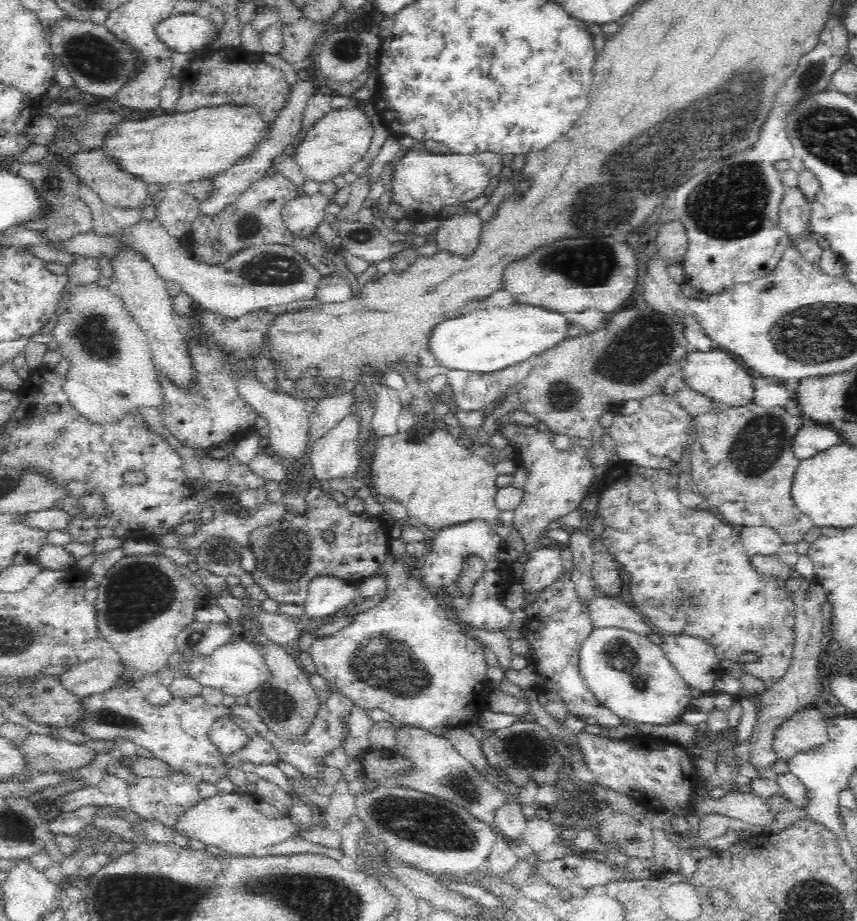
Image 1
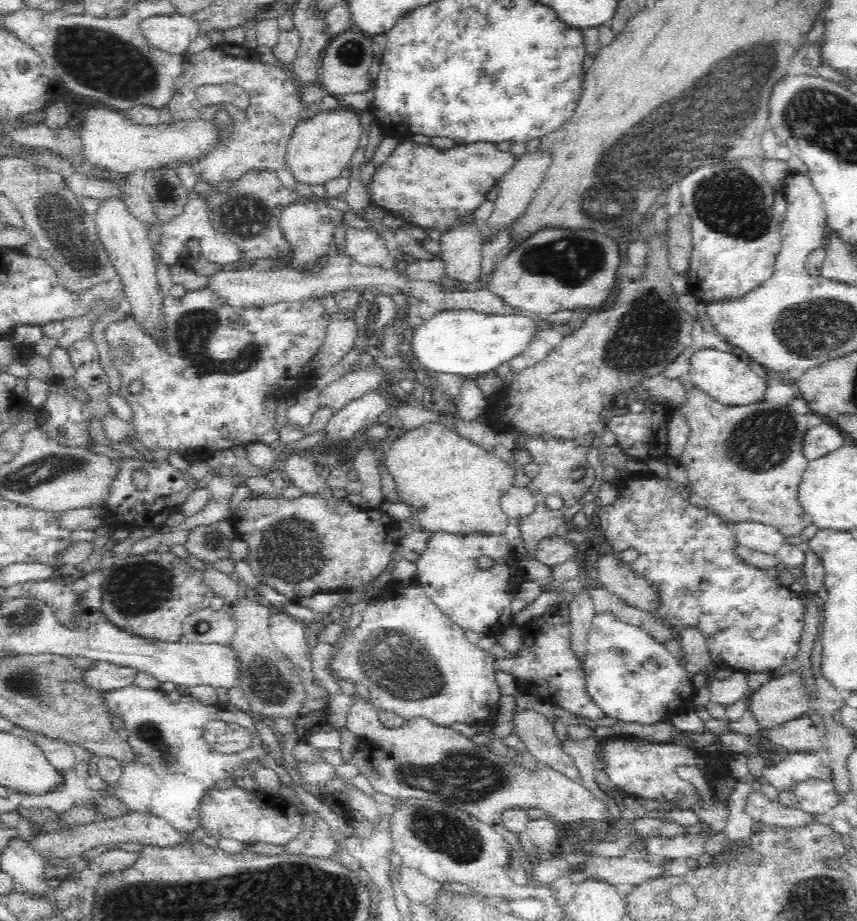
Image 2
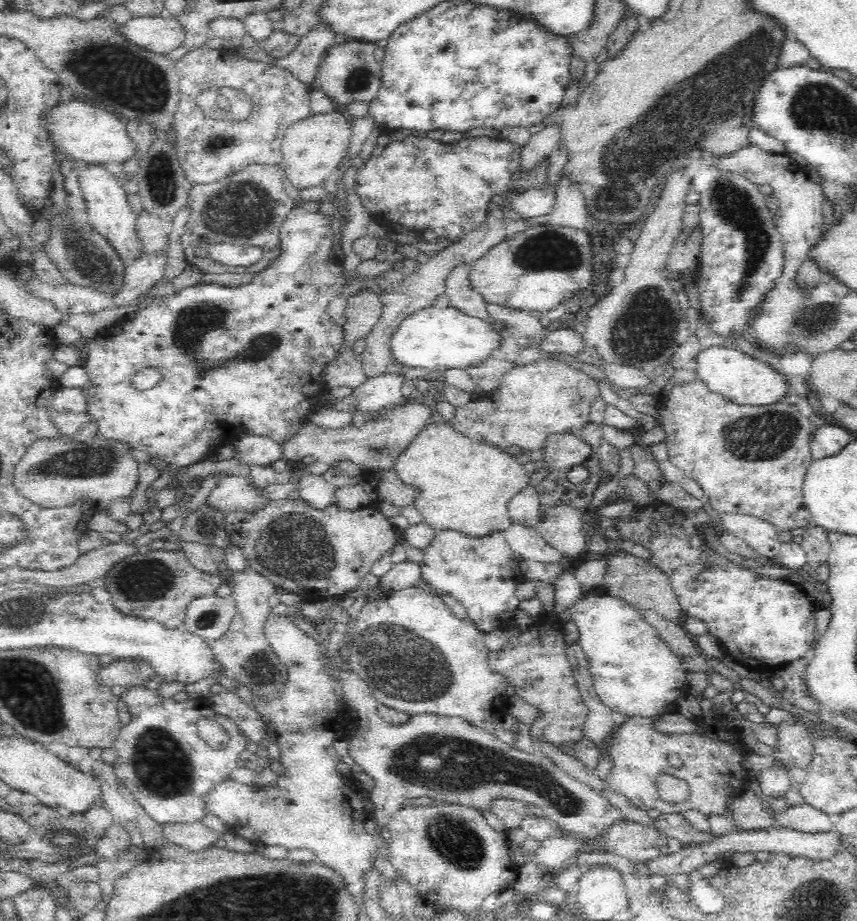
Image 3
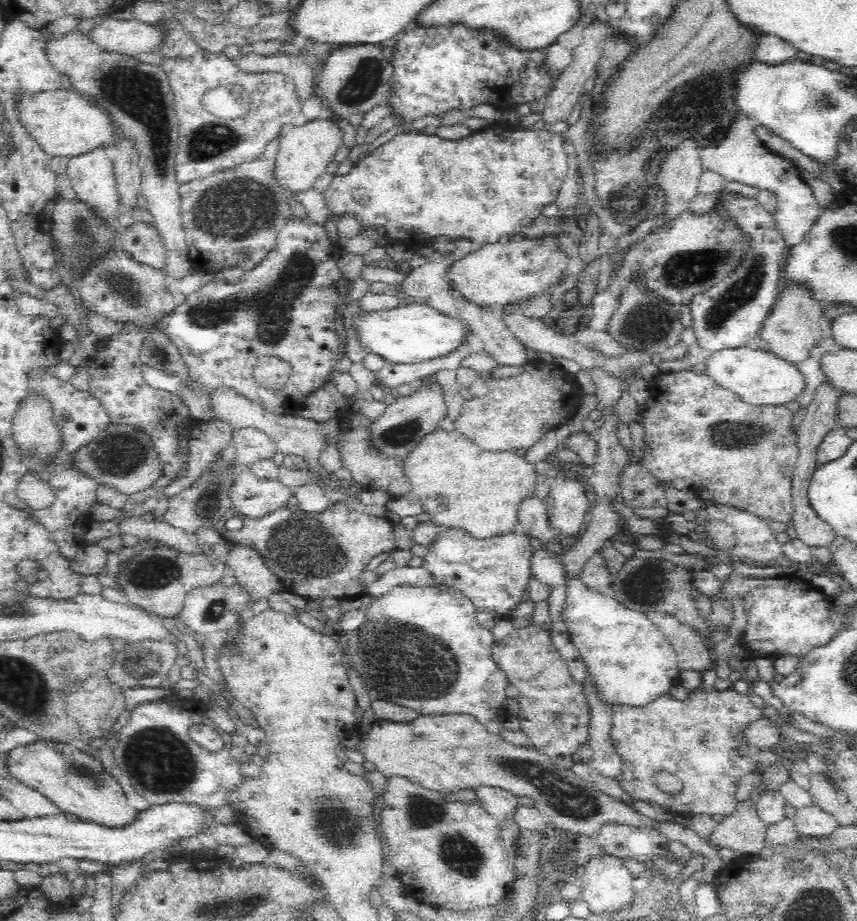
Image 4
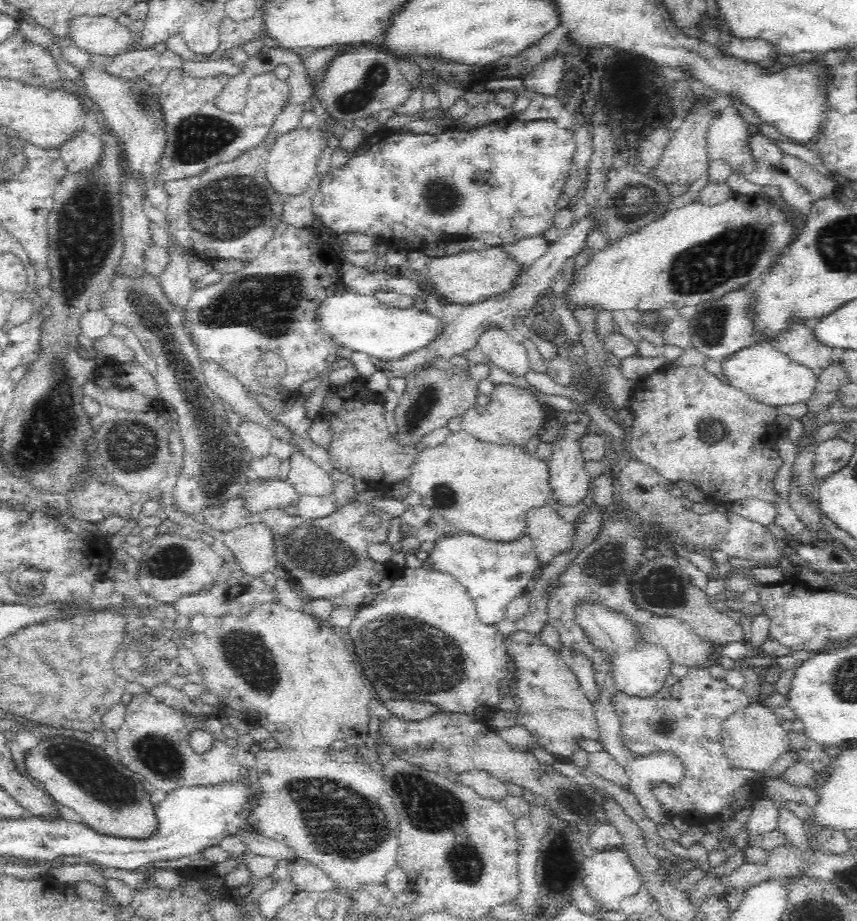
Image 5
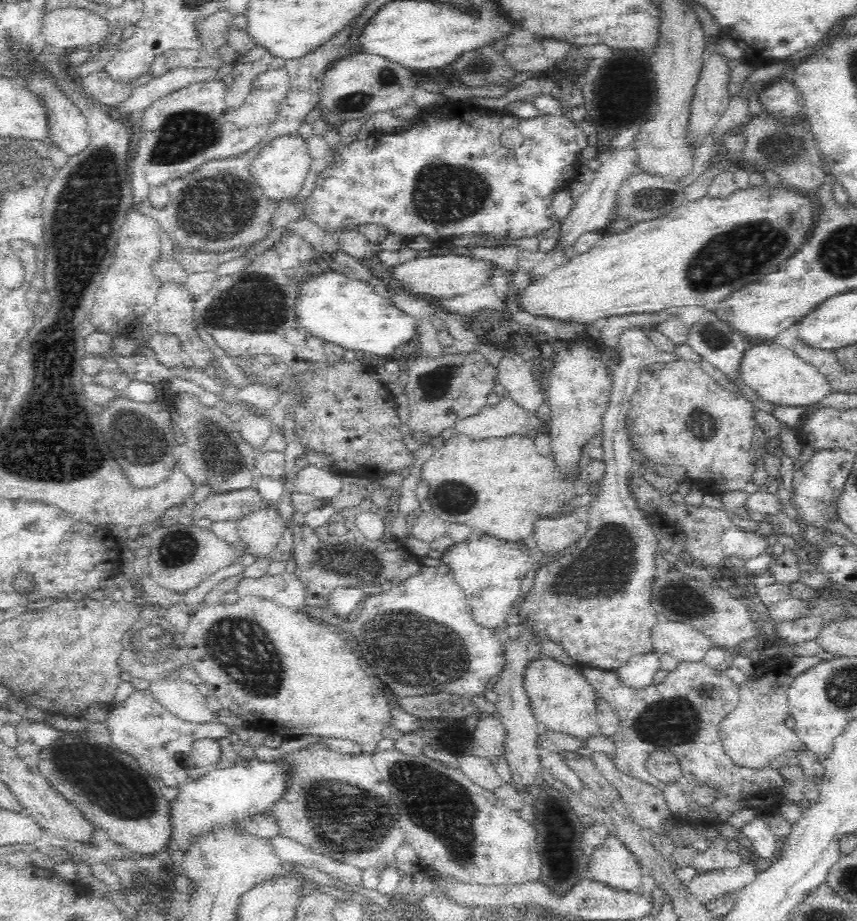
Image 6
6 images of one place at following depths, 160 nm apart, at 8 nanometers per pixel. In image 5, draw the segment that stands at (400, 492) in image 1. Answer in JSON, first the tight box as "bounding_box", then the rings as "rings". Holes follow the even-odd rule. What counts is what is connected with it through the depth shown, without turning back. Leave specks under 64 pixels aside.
{"bounding_box":[408,428,553,542],"rings":[[[462,428],[451,432],[439,445],[421,449],[420,456],[410,468],[408,480],[410,489],[422,496],[422,505],[441,515],[459,533],[478,535],[494,542],[511,542],[526,535],[529,511],[546,507],[553,493],[549,482],[549,466],[544,460],[526,454],[522,446],[480,444],[480,439]]]}

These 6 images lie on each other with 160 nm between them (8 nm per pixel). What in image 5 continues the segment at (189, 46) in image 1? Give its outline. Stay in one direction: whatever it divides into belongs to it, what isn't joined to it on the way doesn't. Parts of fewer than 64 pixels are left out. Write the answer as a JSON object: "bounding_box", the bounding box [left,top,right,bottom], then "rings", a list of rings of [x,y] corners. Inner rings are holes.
{"bounding_box":[66,16,136,56],"rings":[[[74,16],[66,24],[66,38],[91,55],[113,56],[134,50],[136,37],[117,20],[104,16]]]}

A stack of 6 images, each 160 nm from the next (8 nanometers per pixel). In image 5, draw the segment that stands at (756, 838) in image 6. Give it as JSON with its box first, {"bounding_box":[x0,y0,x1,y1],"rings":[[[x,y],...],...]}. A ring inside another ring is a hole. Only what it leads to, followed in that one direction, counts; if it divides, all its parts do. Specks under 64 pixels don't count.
{"bounding_box":[733,797,778,850],"rings":[[[758,797],[753,802],[753,810],[748,822],[734,839],[733,847],[743,850],[748,846],[748,836],[758,836],[773,831],[778,824],[777,803],[774,800]]]}

